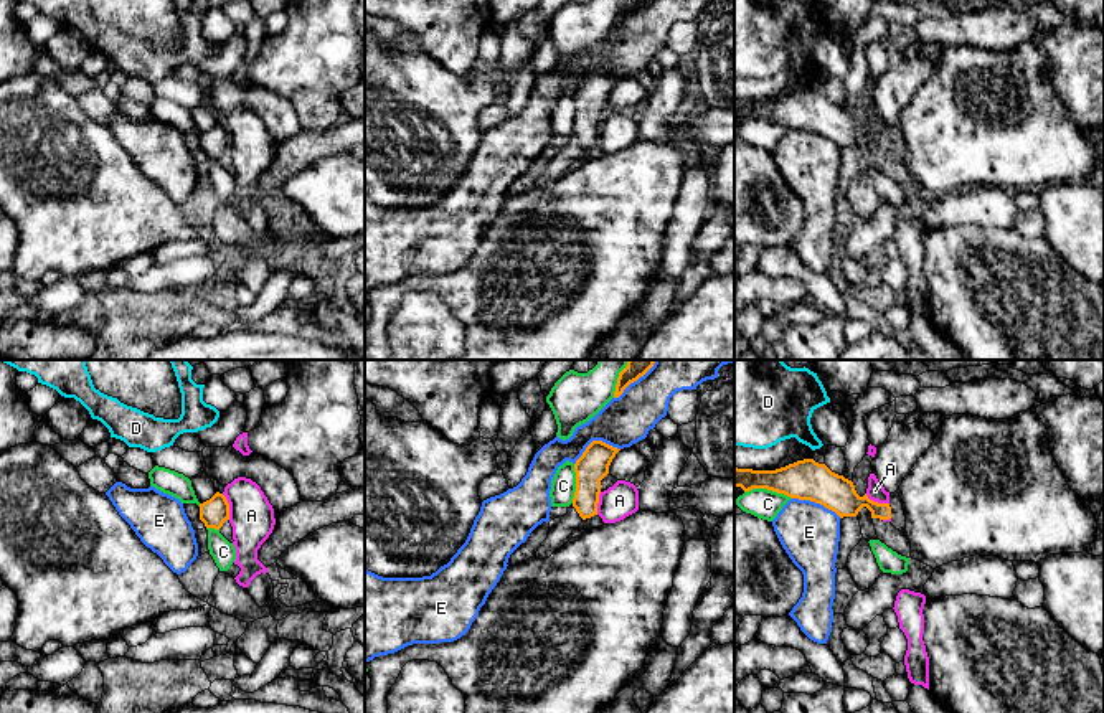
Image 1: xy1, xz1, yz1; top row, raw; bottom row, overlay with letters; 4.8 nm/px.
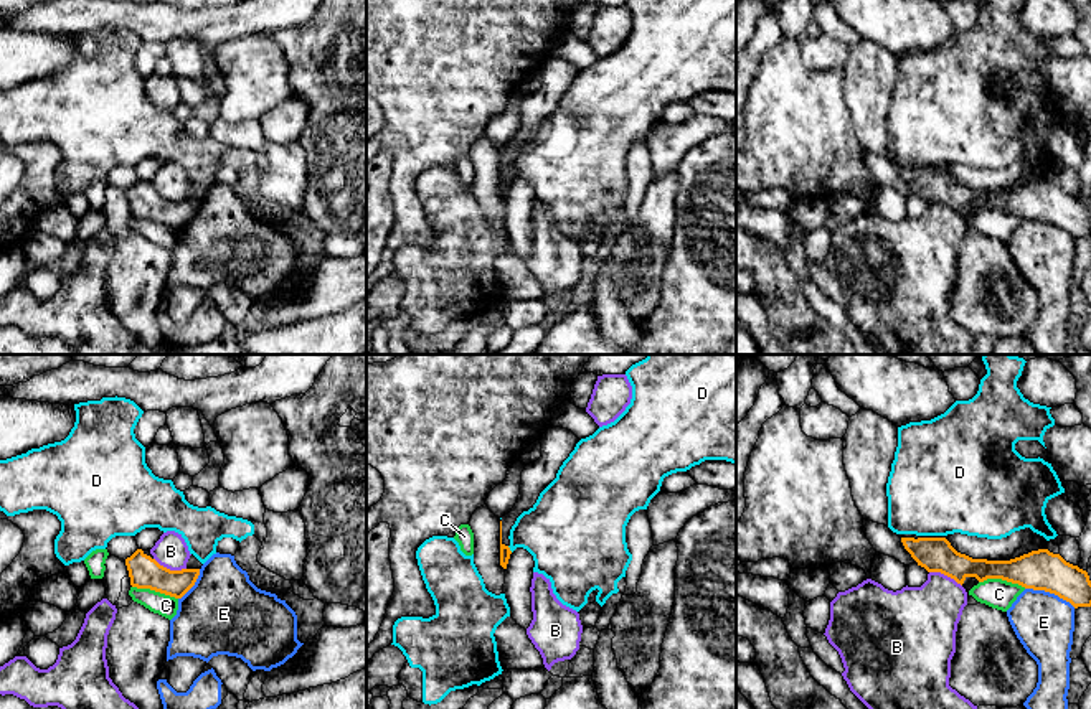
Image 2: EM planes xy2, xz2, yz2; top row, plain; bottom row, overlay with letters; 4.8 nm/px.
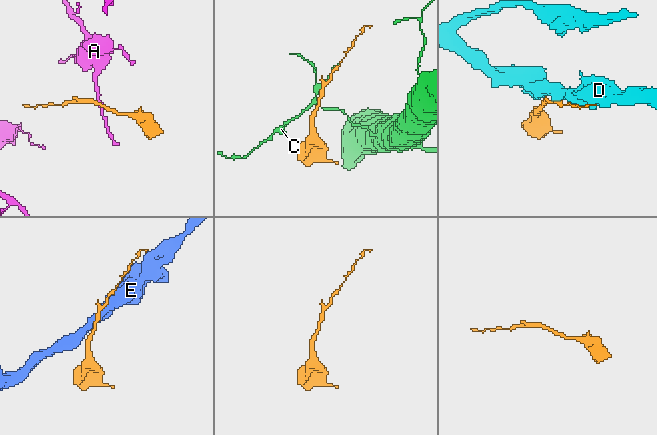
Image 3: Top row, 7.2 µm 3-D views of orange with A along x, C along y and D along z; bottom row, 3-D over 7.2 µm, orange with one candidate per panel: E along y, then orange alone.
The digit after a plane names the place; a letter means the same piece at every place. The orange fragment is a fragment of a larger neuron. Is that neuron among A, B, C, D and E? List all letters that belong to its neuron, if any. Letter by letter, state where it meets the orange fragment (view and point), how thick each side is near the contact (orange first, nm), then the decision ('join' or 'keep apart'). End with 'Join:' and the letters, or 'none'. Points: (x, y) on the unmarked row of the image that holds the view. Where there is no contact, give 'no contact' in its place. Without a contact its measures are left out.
A: contact xy1 (228, 137); calibres 140 and 220 nm; keep apart
B: contact xy2 (169, 200); calibres 160 and 160 nm; keep apart
C: contact yz1 (768, 119); calibres 190 and 150 nm; keep apart
D: contact xz2 (509, 180); calibres 50 and 340 nm; keep apart
E: contact xz1 (594, 71); calibres 160 and 240 nm; keep apart
Join: none

